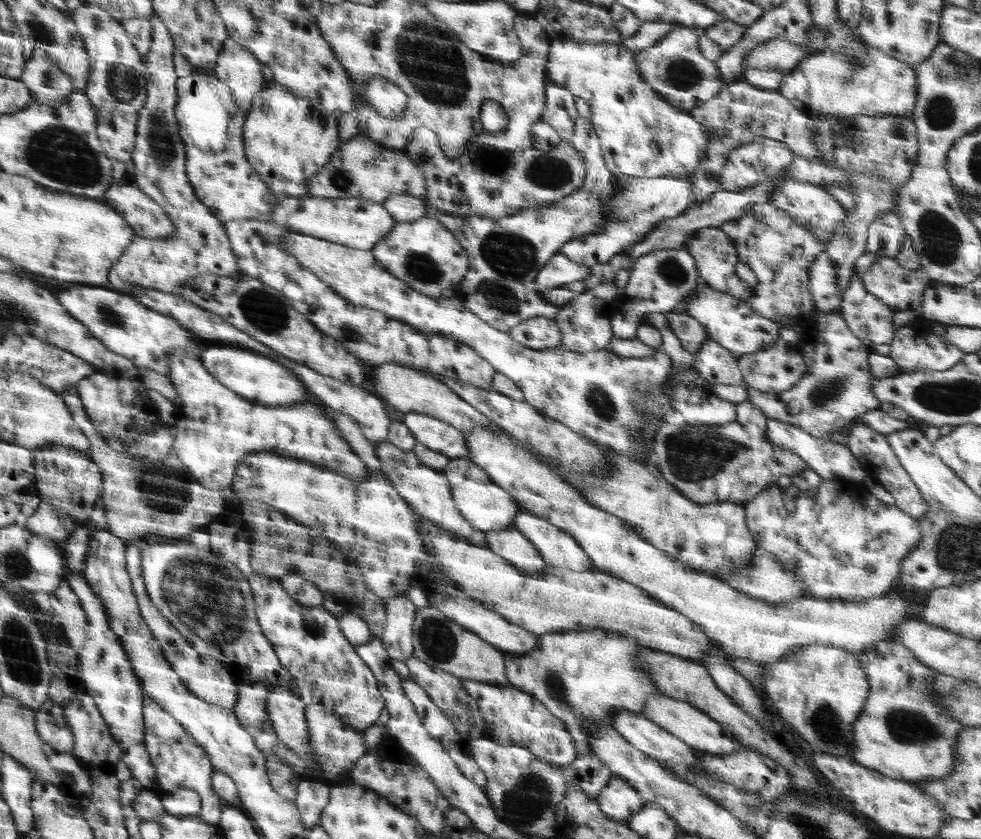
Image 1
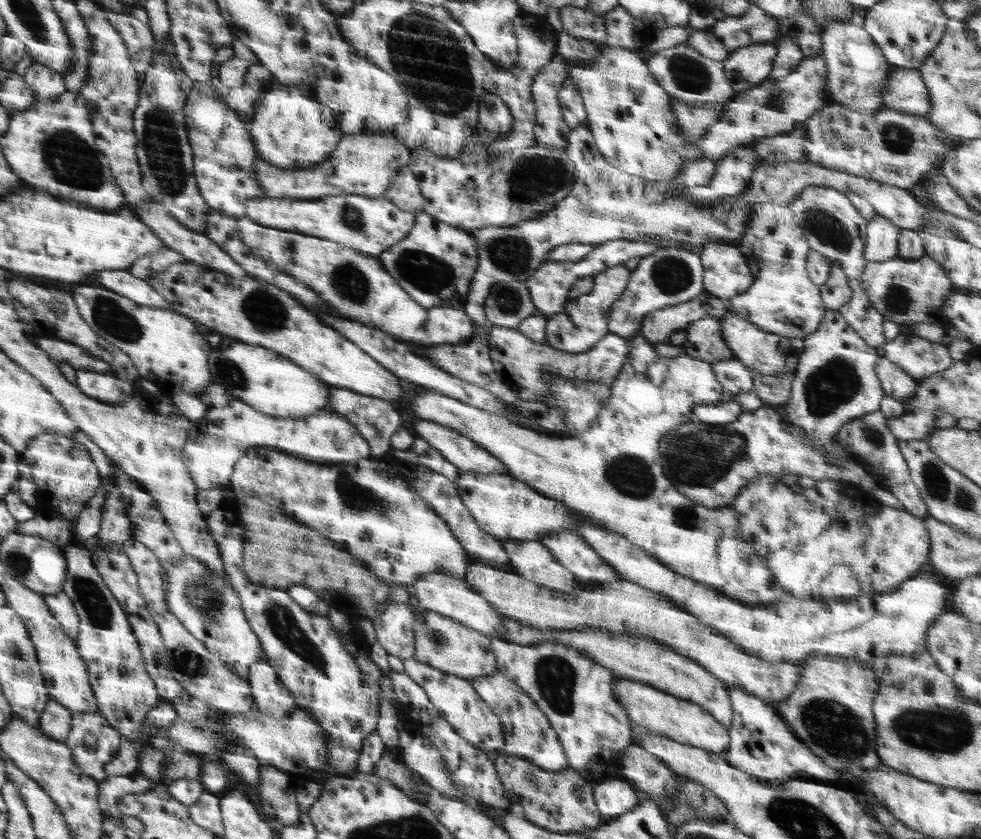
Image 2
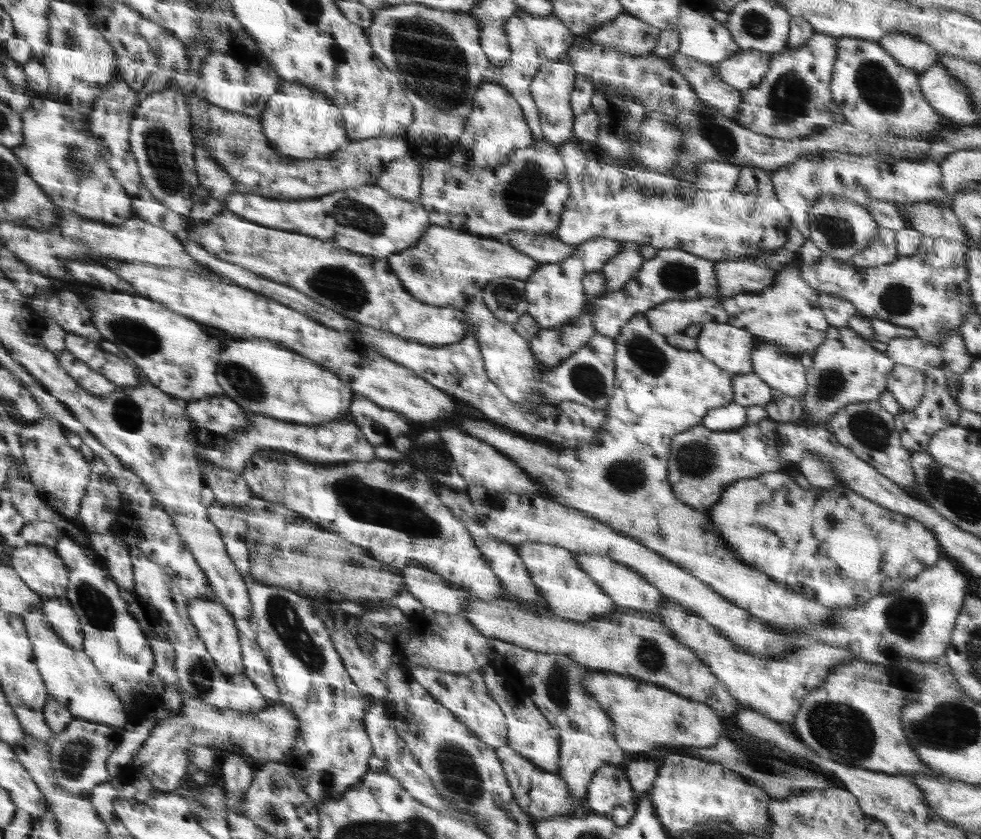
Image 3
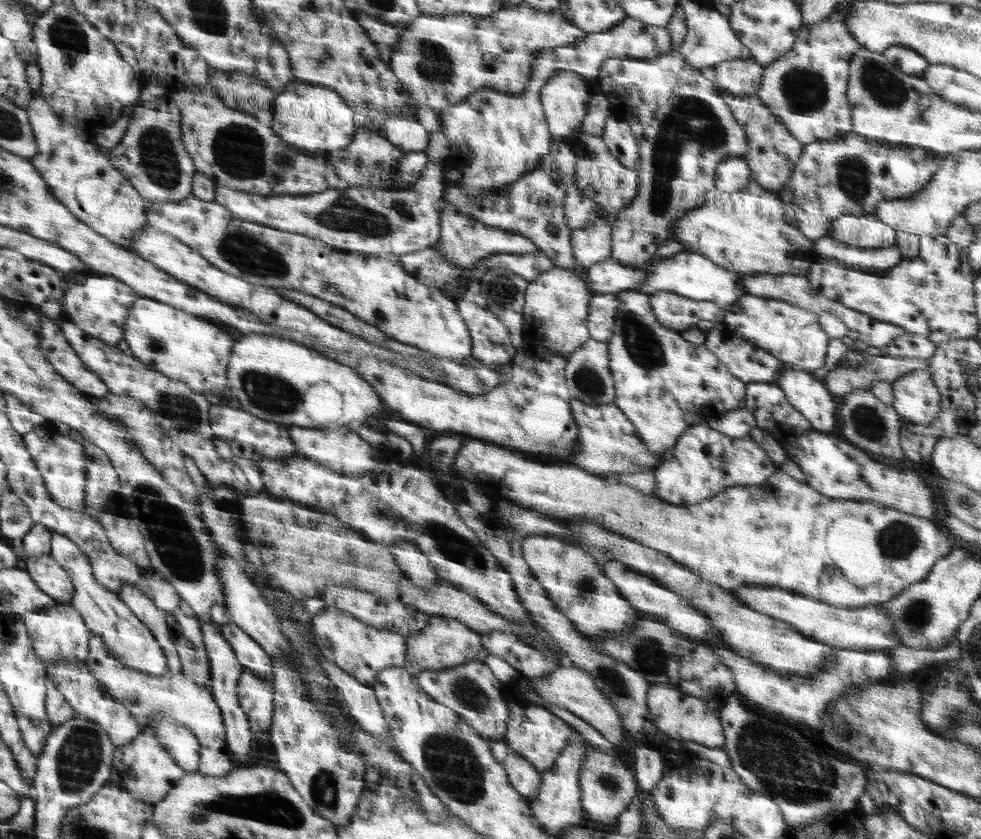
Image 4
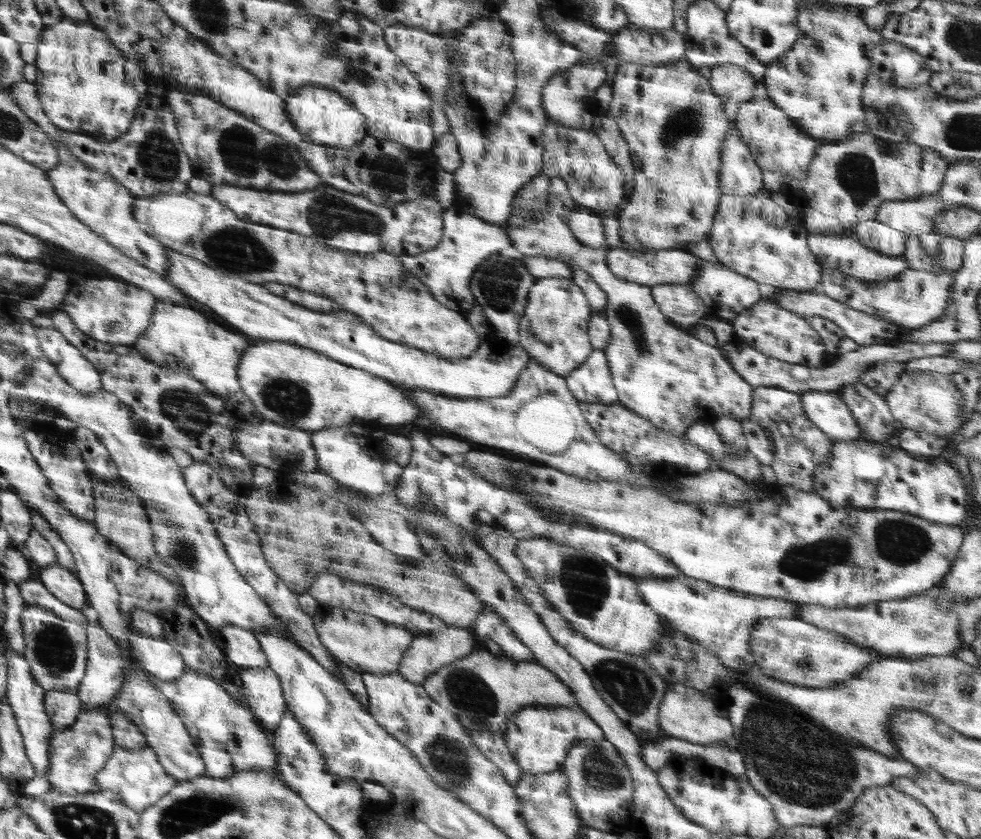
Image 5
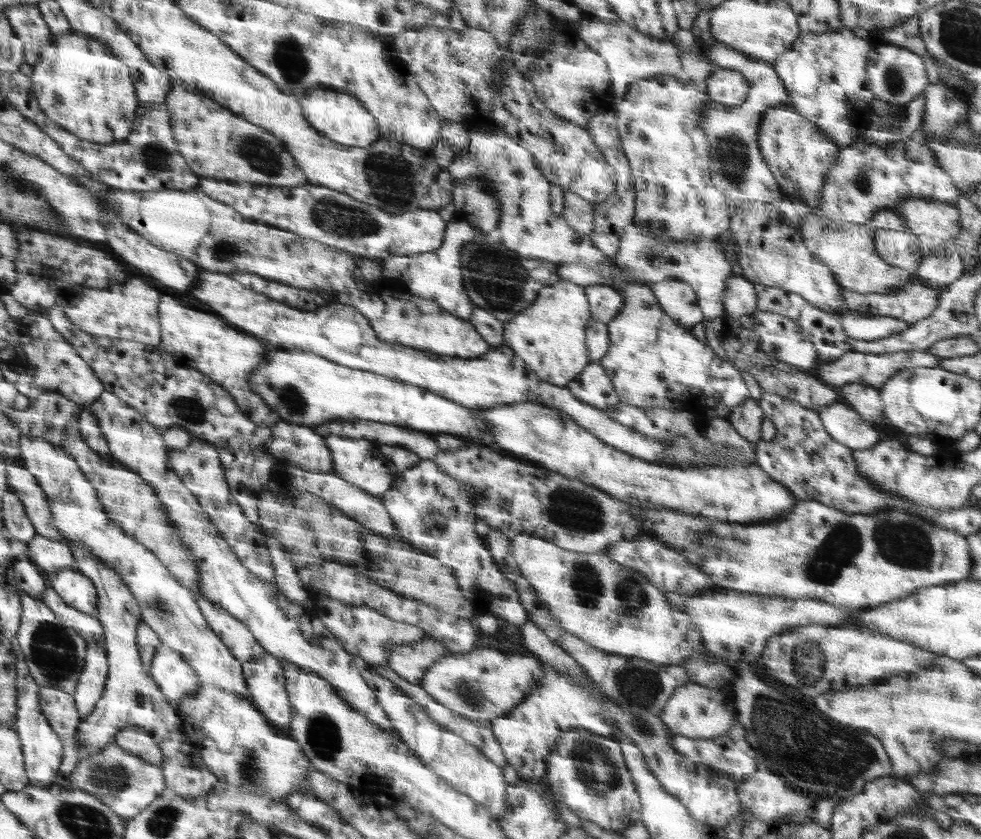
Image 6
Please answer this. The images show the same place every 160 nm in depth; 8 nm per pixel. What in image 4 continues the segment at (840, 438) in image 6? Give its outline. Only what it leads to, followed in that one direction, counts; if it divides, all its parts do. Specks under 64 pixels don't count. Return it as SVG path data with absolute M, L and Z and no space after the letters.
M785 363L774 383L784 391L787 401L810 421L813 429L822 433L836 429L836 411L840 407L838 400L811 372L801 371Z

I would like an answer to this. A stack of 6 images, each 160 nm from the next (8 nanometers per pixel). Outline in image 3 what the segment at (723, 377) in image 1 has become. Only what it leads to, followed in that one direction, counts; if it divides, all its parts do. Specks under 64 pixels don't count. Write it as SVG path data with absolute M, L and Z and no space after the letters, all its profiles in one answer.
M736 373L731 378L731 387L733 392L733 401L742 405L744 408L758 405L764 407L771 401L774 394L774 388L766 384L756 373Z

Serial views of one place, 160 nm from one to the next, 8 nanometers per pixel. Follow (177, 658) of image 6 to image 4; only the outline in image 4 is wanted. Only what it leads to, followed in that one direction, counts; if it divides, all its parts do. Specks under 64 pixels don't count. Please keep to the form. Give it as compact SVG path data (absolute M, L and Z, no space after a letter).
M53 532L52 558L57 560L66 572L71 575L75 594L71 605L81 613L85 626L91 633L102 635L108 651L121 661L125 666L146 674L158 676L168 672L168 659L164 648L157 642L156 636L148 627L130 610L129 605L121 598L120 594L101 585L94 576L90 560L82 554L80 547L68 537Z

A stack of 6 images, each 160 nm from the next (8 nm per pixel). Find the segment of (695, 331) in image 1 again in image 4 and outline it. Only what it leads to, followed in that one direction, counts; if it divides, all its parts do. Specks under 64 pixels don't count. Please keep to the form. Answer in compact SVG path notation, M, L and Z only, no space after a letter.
M725 322L714 325L714 328L711 328L705 335L705 347L715 353L716 358L726 365L730 374L746 383L775 382L779 372L785 367L785 363L778 360L773 353L752 344L746 337L743 337Z

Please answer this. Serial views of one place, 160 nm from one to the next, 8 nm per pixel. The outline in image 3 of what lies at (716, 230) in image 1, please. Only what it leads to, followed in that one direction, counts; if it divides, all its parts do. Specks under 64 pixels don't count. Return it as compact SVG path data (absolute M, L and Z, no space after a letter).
M736 259L715 261L718 291L722 298L743 293L756 293L772 288L776 270L758 260Z

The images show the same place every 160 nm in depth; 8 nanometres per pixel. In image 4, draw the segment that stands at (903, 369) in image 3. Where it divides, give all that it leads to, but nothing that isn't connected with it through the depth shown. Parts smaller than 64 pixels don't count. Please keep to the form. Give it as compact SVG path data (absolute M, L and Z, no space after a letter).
M913 370L891 382L893 409L904 420L922 423L932 422L938 415L941 394L932 382L927 370Z

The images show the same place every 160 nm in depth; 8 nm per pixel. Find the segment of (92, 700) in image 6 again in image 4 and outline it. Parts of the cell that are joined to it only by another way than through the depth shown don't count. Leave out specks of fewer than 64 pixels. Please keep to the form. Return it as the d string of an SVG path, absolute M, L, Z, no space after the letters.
M91 633L89 655L85 660L101 685L119 703L122 703L122 706L127 707L142 726L151 722L153 714L159 714L159 716L170 716L177 723L193 731L201 743L201 760L197 768L200 774L222 777L226 775L226 772L230 772L234 768L236 755L229 749L222 710L210 687L198 686L192 678L186 678L182 673L174 675L166 672L154 676L134 670L118 661L108 651L108 646L105 646L104 641L102 635Z

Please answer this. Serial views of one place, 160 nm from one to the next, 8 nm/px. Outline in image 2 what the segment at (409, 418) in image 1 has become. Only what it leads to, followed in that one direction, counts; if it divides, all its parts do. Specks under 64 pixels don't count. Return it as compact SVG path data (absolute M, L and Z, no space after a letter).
M422 420L416 424L414 432L417 437L423 438L430 446L439 450L440 454L458 469L501 475L509 472L509 467L497 455L490 454L485 447L474 442L469 436L460 434L453 427Z

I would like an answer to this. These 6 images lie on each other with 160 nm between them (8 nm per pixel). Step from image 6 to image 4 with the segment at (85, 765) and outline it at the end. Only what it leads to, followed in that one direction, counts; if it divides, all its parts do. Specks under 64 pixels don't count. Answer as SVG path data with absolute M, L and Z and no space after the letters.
M142 727L139 736L129 745L118 745L112 769L113 778L110 780L120 782L120 786L126 788L134 798L154 805L176 788L177 782L186 774L182 769L173 755L158 742L155 732Z

